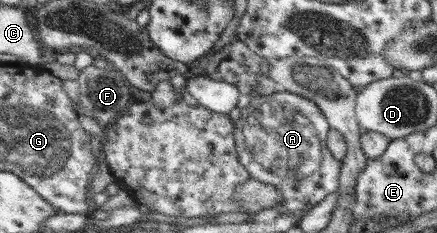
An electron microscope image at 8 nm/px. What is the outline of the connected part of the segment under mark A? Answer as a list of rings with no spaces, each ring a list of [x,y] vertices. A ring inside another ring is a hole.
[[[285,90],[271,95],[252,97],[249,106],[240,109],[237,134],[241,134],[243,167],[249,172],[251,178],[273,184],[281,190],[283,193],[281,214],[305,209],[309,211],[325,196],[338,191],[342,161],[337,161],[326,147],[329,128],[327,119],[313,100]]]

